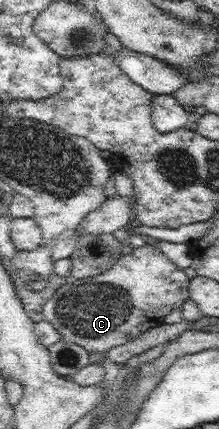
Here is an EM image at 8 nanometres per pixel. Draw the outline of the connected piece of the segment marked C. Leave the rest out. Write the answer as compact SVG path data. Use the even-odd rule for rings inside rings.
M146 244L143 248L134 249L131 254L126 254L126 256L122 255L116 261L113 268L106 270L99 276L78 280L69 279L68 283L60 287L43 306L43 320L53 325L53 327L58 331L58 334L60 334L63 342L74 342L86 349L88 353L108 352L112 348L126 344L126 342L130 342L130 340L134 340L134 338L138 338L144 331L160 326L164 323L164 316L166 316L169 312L172 312L172 310L176 308L180 308L182 310L184 300L189 297L189 282L190 280L188 279L188 276L186 276L184 270L176 266L174 262L168 260L158 247Z

